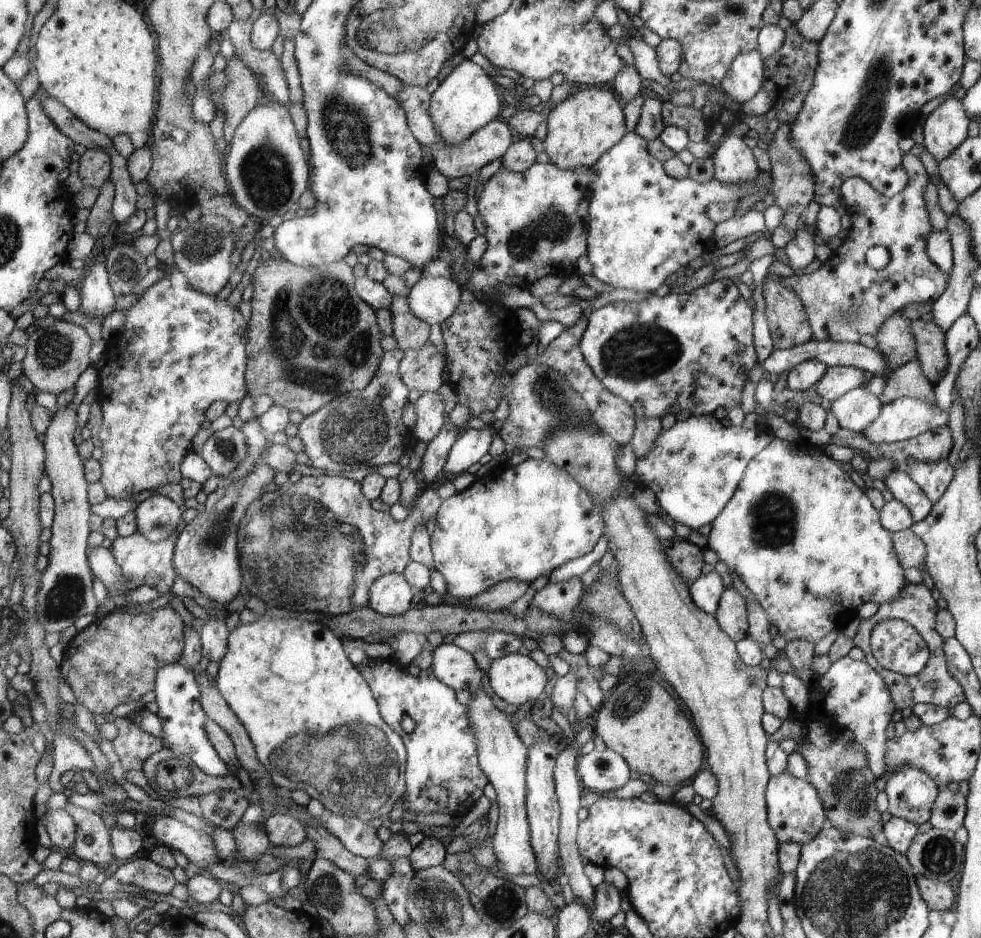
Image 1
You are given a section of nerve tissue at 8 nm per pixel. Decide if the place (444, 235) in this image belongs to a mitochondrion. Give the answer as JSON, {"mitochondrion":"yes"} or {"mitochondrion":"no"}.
{"mitochondrion":"no"}

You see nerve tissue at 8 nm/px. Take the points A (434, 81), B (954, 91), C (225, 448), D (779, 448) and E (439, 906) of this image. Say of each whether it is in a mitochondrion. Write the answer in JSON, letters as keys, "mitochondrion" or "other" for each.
{"A":"other","B":"other","C":"mitochondrion","D":"other","E":"mitochondrion"}

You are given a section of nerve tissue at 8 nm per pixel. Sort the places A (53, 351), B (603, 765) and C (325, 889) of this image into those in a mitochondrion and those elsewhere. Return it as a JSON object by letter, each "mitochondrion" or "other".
{"A":"mitochondrion","B":"mitochondrion","C":"mitochondrion"}

